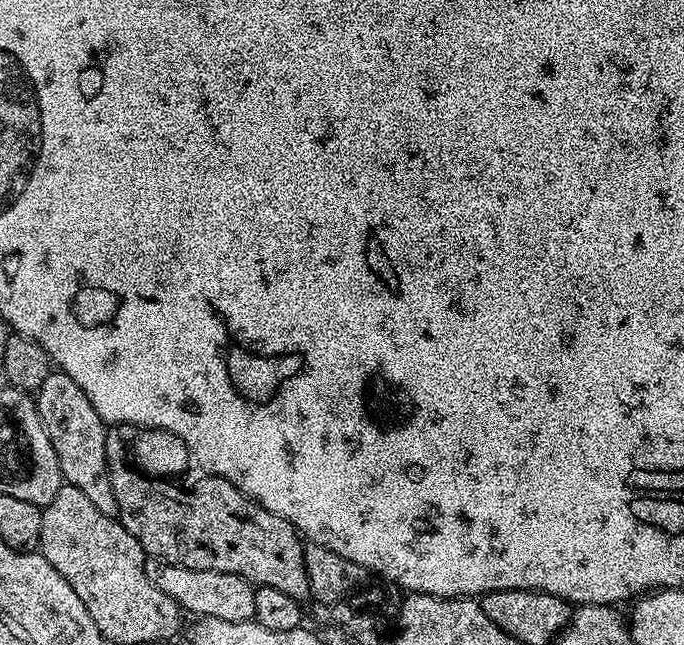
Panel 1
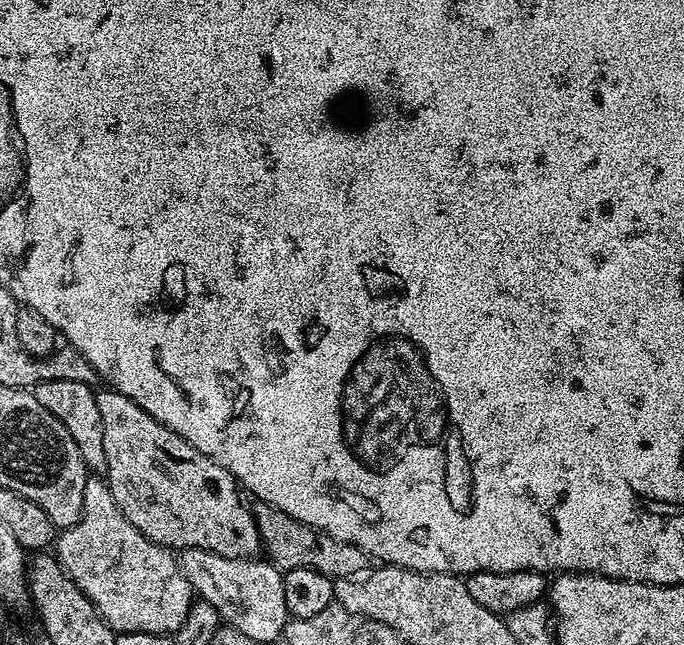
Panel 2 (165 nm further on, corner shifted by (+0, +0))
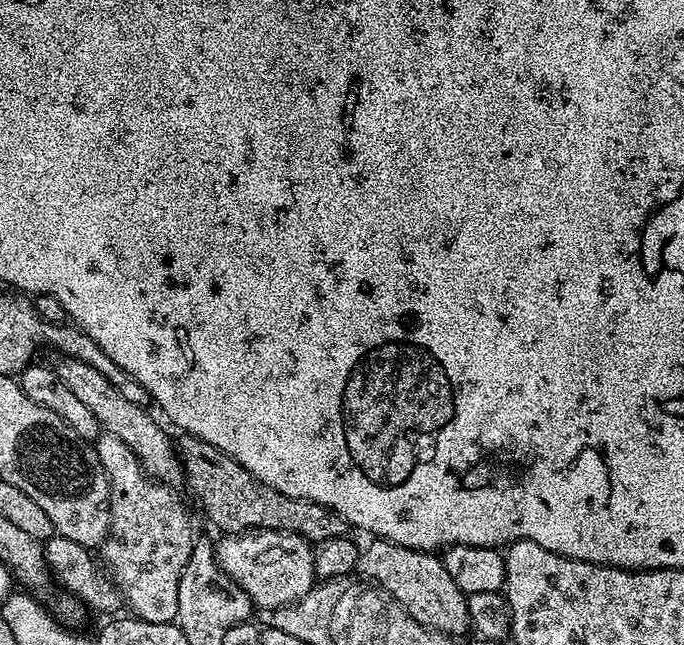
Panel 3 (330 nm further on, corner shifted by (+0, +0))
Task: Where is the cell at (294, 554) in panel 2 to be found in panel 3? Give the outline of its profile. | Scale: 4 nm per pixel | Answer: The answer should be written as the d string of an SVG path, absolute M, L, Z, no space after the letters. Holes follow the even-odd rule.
M184 434L181 437L181 440L178 440L178 455L183 483L188 483L193 498L200 503L200 508L208 515L209 522L214 527L221 528L219 530L221 533L239 534L262 528L278 528L285 532L297 532L299 536L303 536L309 542L349 535L349 524L343 518L337 516L335 512L331 512L326 506L302 498L290 498L278 490L266 486L261 480L256 480L254 474L250 474L250 470L246 470L238 462L234 462L234 458L222 454L222 450L202 442L196 436Z

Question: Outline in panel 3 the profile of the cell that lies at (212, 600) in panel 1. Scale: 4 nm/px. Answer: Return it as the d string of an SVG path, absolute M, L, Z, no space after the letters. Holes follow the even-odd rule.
M262 528L224 534L215 541L216 560L222 571L252 599L257 609L283 610L295 604L314 586L312 544L297 532Z

